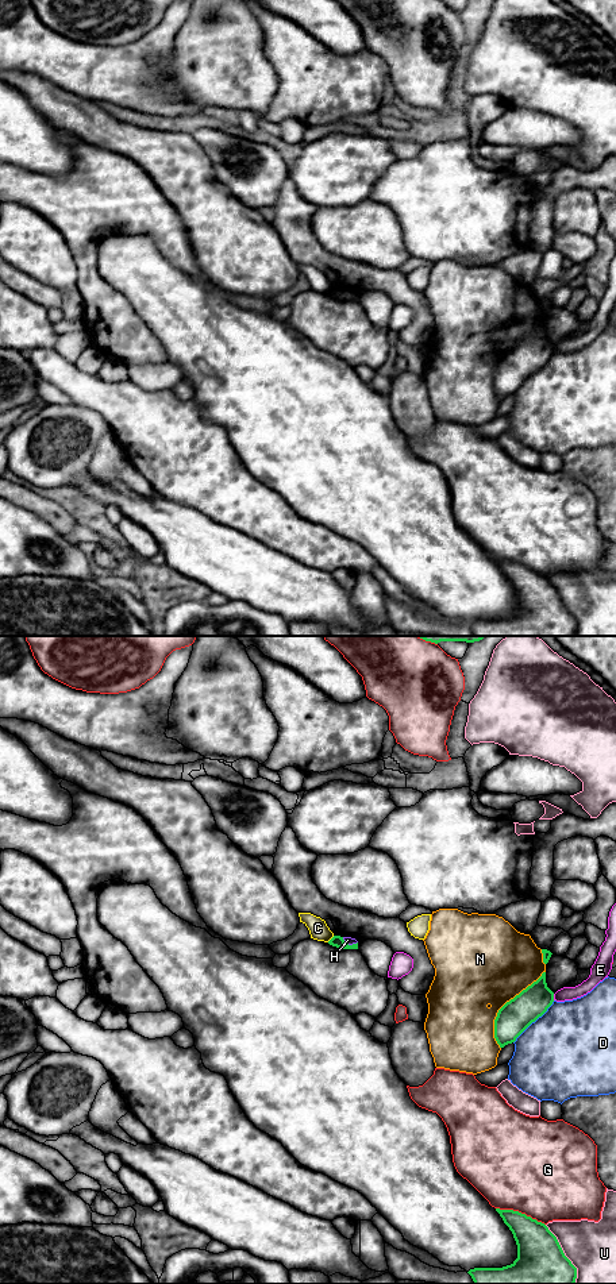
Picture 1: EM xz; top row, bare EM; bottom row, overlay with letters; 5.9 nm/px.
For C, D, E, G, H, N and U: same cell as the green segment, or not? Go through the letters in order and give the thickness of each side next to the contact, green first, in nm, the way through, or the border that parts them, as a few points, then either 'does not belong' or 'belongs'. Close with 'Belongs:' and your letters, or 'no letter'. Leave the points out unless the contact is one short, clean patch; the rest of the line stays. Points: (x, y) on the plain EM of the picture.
C: 70 nm thick on the green side, 120 nm on the other; border along xz (334, 288), (327, 293); does not belong
D: 190 nm thick on the green side, 500 nm on the other; does not belong
E: 190 nm thick on the green side, 80 nm on the other; does not belong
G: 260 nm thick on the green side, 500 nm on the other; does not belong
H: 70 nm thick on the green side, 50 nm on the other; runs through xz (338, 293), (347, 296), (347, 292); belongs
N: 190 nm thick on the green side, 460 nm on the other; does not belong
U: 400 nm thick on the green side, 300 nm on the other; does not belong
Belongs: H

